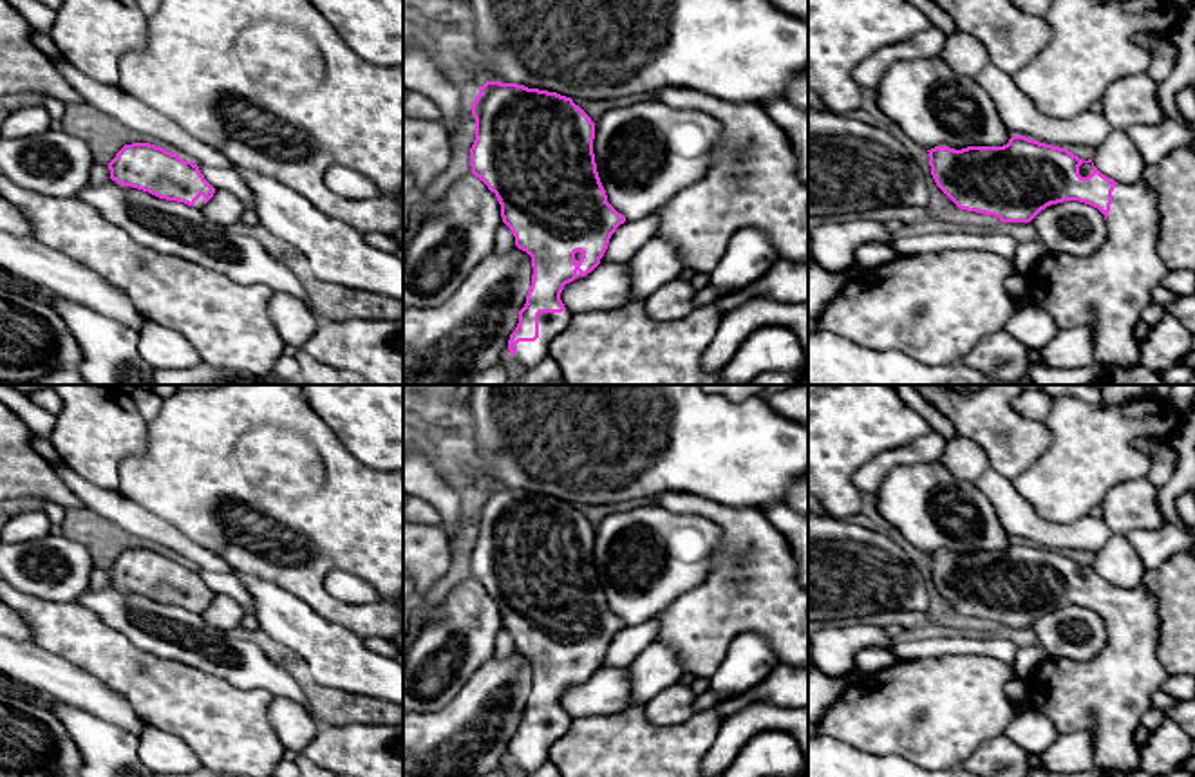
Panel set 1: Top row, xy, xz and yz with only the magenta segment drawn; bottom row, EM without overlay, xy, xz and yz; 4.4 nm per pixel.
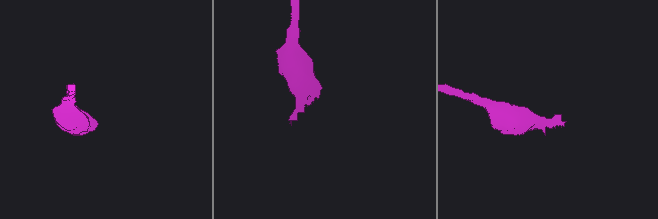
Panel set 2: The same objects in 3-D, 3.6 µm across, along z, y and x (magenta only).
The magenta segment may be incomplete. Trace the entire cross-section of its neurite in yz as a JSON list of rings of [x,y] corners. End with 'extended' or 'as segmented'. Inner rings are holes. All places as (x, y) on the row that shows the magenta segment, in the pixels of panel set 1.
[[[1012,136],[1003,146],[967,146],[955,150],[935,146],[929,152],[936,186],[967,211],[994,215],[1002,222],[1030,222],[1041,210],[1063,201],[1079,201],[1097,208],[1108,224],[1105,244],[1090,257],[1045,253],[1025,275],[1029,302],[1045,309],[1059,331],[1088,325],[1094,331],[1094,358],[1099,367],[1141,365],[1141,343],[1134,329],[1152,291],[1168,275],[1159,255],[1161,217],[1157,195],[1139,179],[1119,184],[1092,163],[1067,148]]] | extended

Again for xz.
[[[412,43],[403,56],[403,87],[439,107],[447,136],[454,136],[465,116],[475,117],[472,173],[495,193],[515,246],[532,257],[532,286],[508,340],[517,363],[530,369],[548,356],[550,345],[573,318],[560,300],[564,286],[586,276],[604,260],[611,235],[626,222],[607,202],[597,172],[595,123],[571,98],[517,83],[486,81],[472,103],[470,94],[450,81],[419,43]]] | extended

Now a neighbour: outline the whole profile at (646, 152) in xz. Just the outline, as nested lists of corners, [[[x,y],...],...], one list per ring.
[[[658,96],[606,110],[595,123],[593,154],[607,202],[626,220],[653,215],[707,173],[720,139],[710,116],[667,107]]]

